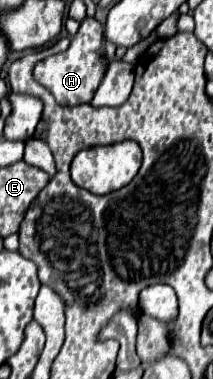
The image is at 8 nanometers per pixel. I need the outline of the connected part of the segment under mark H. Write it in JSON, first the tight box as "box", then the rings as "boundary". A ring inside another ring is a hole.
{"box":[34,17,106,105],"boundary":[[[86,17],[80,23],[78,33],[72,37],[70,47],[64,53],[46,57],[36,63],[34,67],[34,79],[44,85],[56,99],[58,105],[80,105],[92,101],[104,73],[106,73],[106,59],[102,59],[102,23],[98,23],[94,17]]]}

